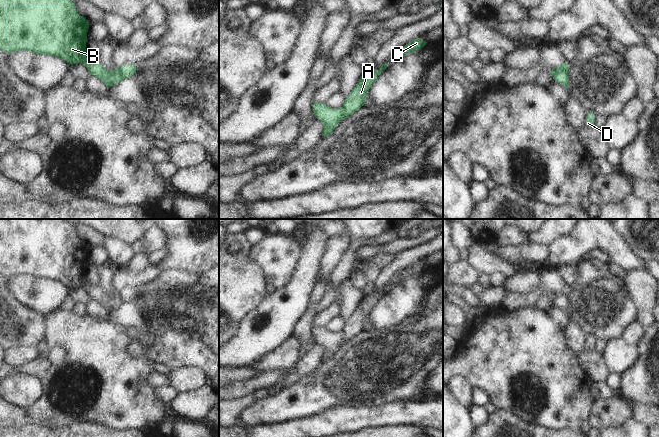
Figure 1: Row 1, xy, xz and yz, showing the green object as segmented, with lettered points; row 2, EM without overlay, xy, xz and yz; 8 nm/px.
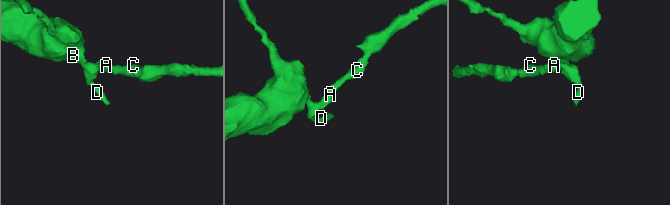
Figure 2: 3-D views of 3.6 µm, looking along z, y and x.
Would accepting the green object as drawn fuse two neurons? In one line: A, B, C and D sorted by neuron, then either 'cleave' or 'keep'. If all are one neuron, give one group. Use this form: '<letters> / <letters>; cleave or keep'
A C / B D; cleave

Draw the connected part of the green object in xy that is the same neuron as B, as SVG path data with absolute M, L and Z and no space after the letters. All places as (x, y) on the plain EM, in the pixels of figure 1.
M0 219L0 275L11 278L16 275L29 275L38 279L51 279L65 284L69 290L82 287L91 300L101 303L108 312L123 304L119 293L109 296L99 285L91 285L85 280L87 256L90 246L75 232L73 223L66 219Z

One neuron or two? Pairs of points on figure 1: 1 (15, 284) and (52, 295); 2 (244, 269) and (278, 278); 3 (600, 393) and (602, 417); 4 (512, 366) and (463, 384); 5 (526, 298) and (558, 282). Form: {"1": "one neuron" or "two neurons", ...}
{"1": "one neuron", "2": "two neurons", "3": "two neurons", "4": "two neurons", "5": "one neuron"}

